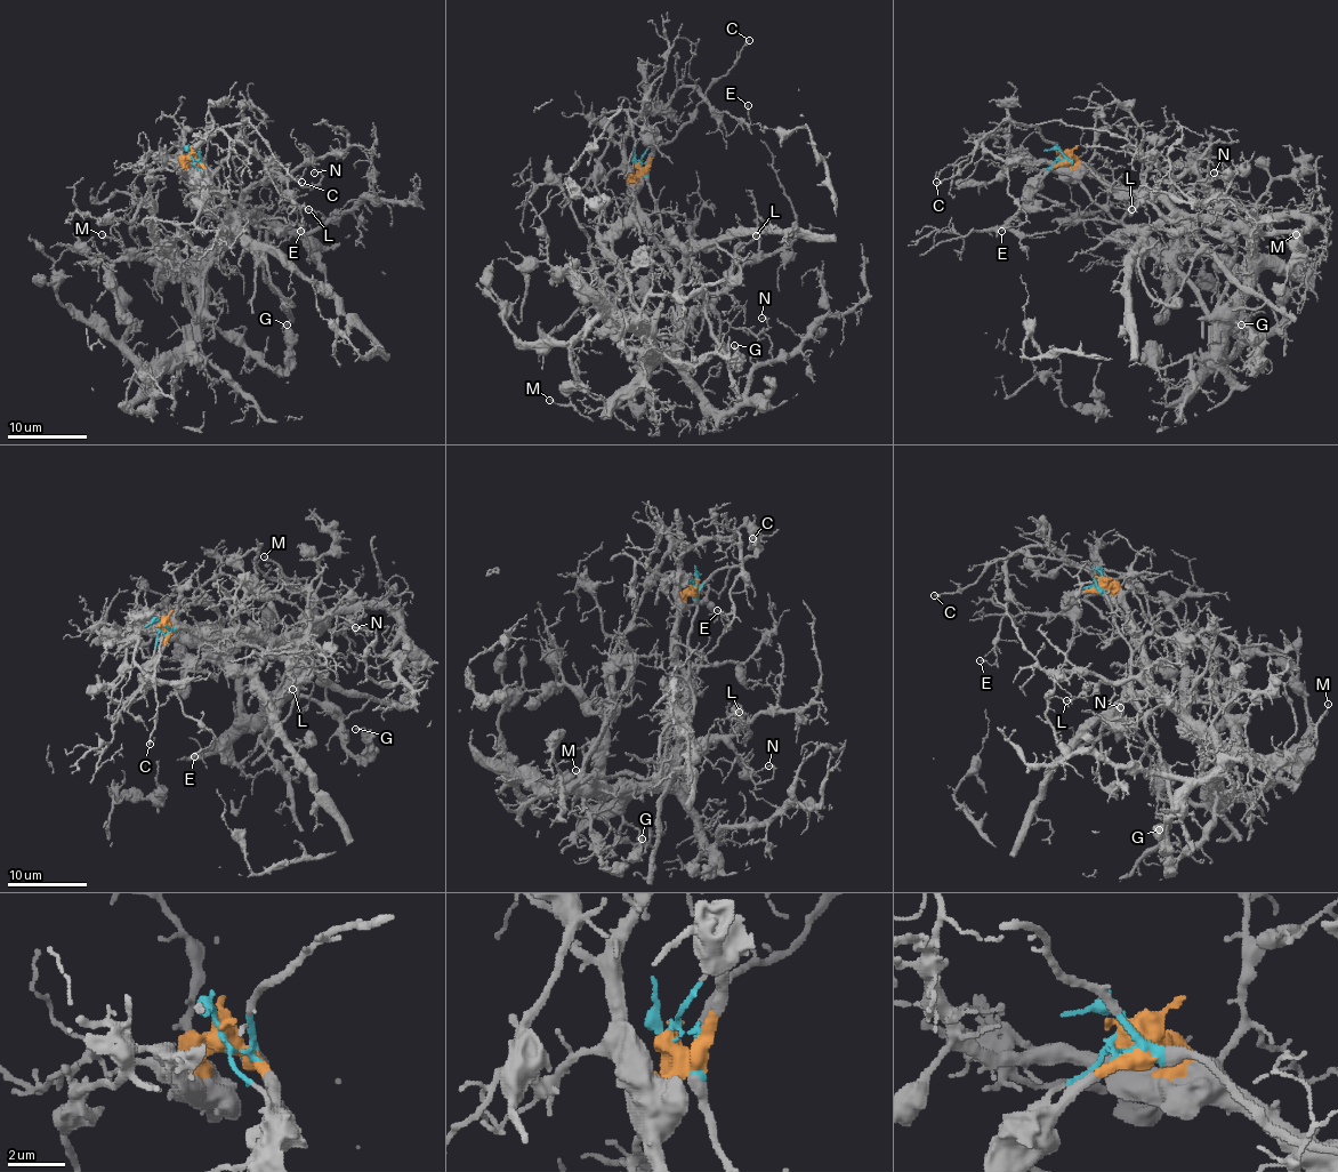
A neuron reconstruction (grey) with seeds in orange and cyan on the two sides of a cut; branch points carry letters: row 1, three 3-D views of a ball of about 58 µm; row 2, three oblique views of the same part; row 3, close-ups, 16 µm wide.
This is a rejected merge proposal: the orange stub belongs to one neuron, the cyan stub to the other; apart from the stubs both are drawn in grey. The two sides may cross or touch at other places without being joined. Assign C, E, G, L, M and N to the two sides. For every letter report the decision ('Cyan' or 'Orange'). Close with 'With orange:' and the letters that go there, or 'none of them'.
C: Cyan
E: Orange
G: Orange
L: Orange
M: Orange
N: Orange
With orange: E, G, L, M, N

